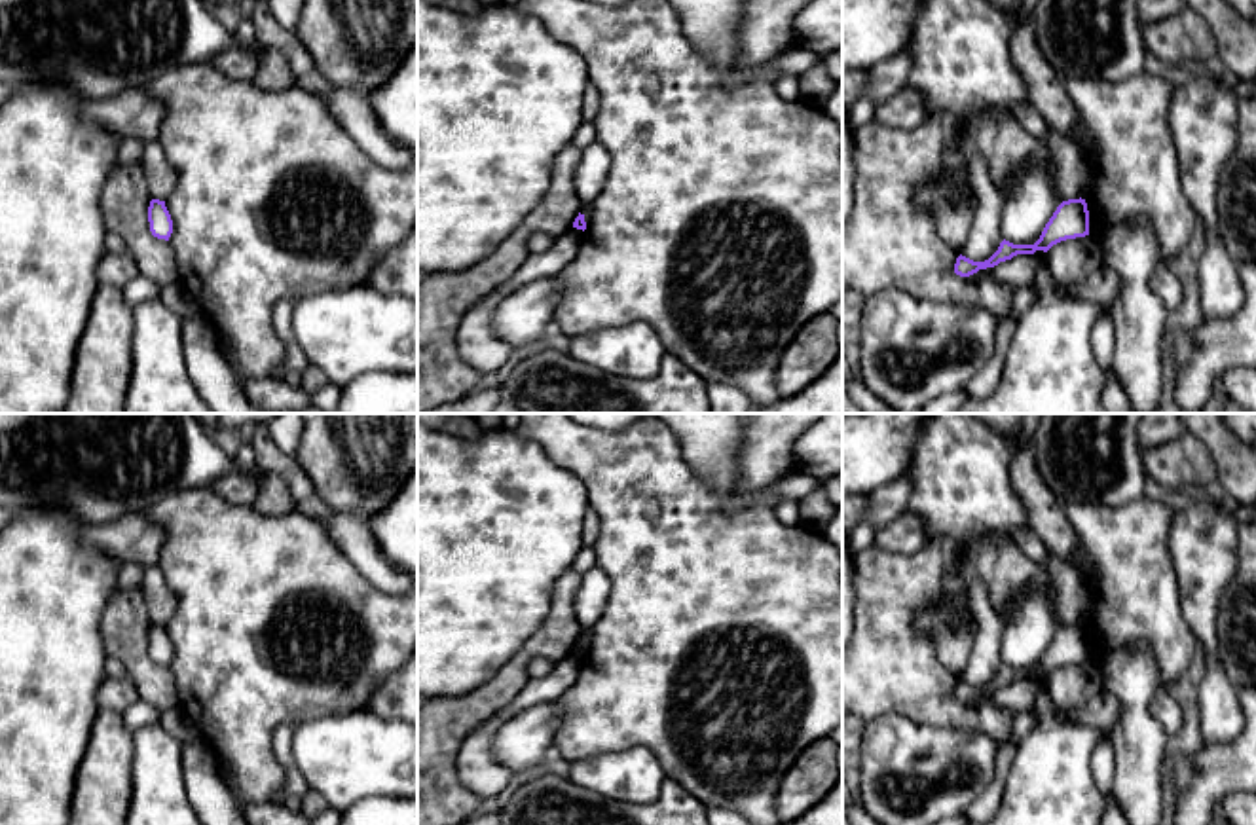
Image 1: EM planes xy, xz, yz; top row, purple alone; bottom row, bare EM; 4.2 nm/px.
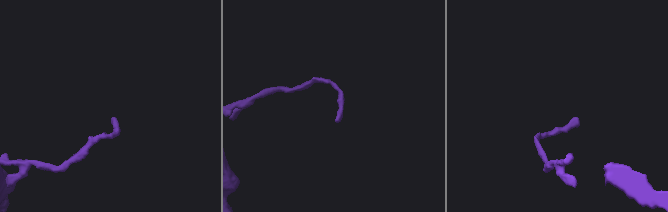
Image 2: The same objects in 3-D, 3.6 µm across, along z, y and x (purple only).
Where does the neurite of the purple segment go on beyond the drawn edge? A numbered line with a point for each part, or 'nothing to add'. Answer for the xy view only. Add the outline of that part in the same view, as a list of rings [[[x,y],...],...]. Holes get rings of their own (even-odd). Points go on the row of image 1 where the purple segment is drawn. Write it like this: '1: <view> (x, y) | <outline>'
nothing to add

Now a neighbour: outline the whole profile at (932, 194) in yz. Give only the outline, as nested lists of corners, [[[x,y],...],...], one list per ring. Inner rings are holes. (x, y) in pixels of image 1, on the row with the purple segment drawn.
[[[943,169],[930,180],[920,180],[914,190],[914,203],[918,211],[928,211],[937,214],[939,209],[947,203],[952,193],[952,186],[949,184]]]

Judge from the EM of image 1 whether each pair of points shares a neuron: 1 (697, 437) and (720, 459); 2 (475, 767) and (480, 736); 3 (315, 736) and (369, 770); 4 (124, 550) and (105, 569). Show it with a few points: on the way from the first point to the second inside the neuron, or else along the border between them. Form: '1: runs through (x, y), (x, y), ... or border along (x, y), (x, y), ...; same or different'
1: runs through (702, 442), (714, 454); same
2: runs through (475, 759), (477, 744); same
3: runs through (329, 750), (342, 757), (355, 757); same
4: border along (80, 531), (80, 539), (86, 545), (120, 564); different

